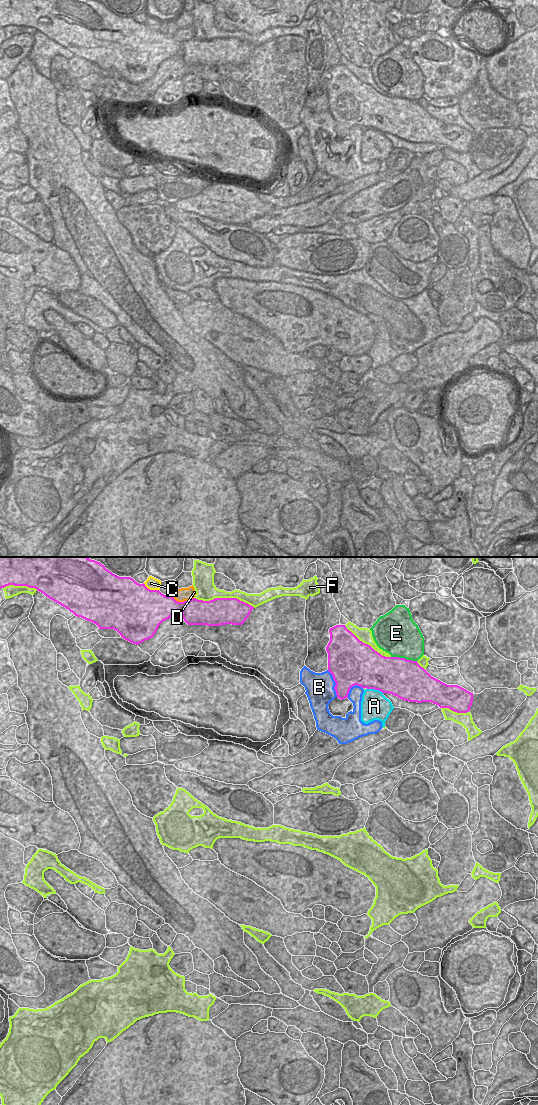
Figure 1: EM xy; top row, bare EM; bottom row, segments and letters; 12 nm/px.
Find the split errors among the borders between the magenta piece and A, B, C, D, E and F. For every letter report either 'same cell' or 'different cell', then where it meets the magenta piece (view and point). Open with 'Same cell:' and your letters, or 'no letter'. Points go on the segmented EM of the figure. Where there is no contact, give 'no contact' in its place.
Same cell: A
A: same cell; meets magenta in xy at (375, 689)
B: different cell; meets magenta in xy at (335, 682)
C: different cell; meets magenta in xy at (151, 590)
D: different cell; meets magenta in xy at (184, 601)
E: different cell; meets magenta in xy at (404, 658)
F: different cell; meets magenta in xy at (224, 598)

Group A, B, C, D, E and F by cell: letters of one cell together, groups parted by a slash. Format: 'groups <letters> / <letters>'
groups A / B / C / D / E / F

